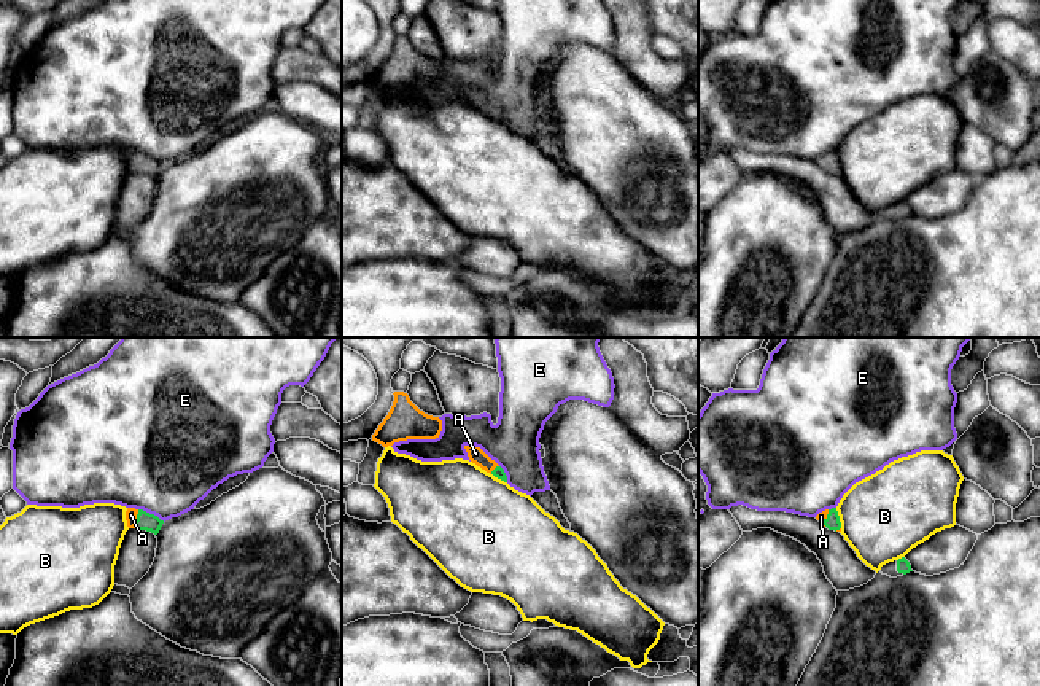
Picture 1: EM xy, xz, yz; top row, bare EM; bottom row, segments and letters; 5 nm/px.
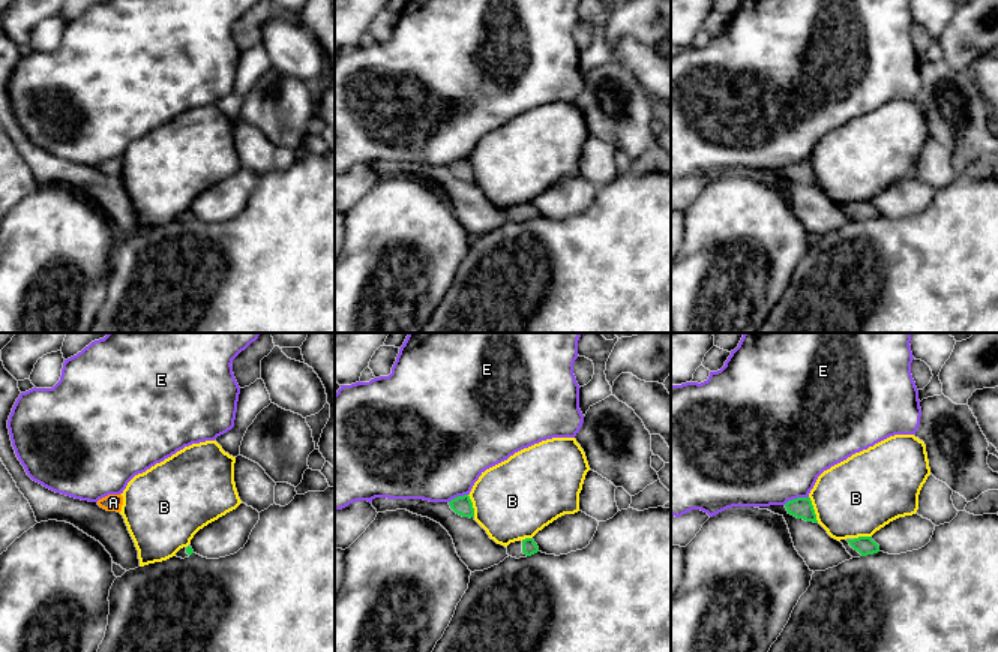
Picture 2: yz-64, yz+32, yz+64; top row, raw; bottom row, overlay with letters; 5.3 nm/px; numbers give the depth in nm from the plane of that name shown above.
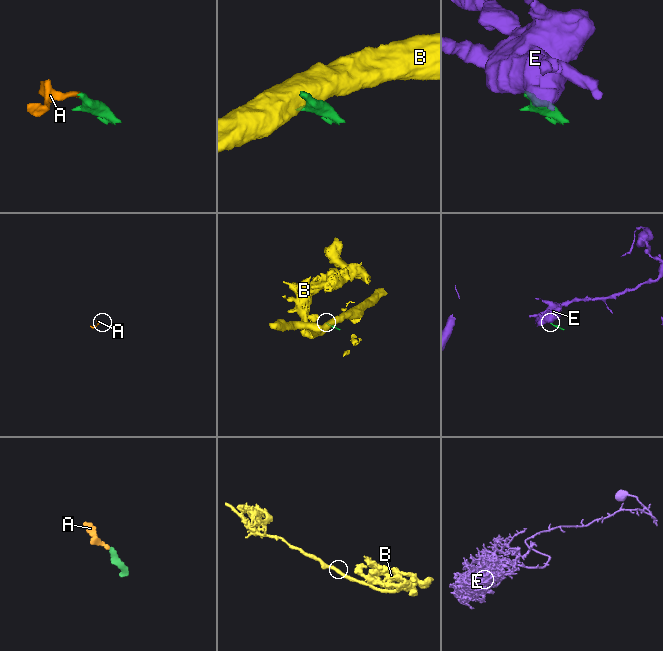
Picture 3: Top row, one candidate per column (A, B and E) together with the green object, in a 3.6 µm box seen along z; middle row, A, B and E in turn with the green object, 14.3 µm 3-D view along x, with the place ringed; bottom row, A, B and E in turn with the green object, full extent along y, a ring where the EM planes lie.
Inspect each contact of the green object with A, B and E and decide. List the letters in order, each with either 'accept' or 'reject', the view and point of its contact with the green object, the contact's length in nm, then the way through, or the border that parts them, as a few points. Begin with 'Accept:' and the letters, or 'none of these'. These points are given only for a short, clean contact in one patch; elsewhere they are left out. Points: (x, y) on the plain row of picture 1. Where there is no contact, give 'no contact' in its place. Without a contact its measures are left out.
Accept: A
A: accept; contact xy (137, 163); length 100 nm; way xy (145, 164), (137, 163), (131, 158)
B: reject; contact yz (838, 161); length 110 nm
E: reject; contact xy (151, 158); length 150 nm; border xy (139, 152), (164, 164)

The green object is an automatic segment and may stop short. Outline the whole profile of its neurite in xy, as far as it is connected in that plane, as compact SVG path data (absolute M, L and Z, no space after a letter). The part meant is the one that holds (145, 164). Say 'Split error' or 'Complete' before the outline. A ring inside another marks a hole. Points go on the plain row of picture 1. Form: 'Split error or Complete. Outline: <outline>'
Split error. Outline: M127 151L126 164L129 172L146 173L154 178L159 177L164 167L164 164L161 164L157 159L149 158L143 153L135 153L135 151Z

